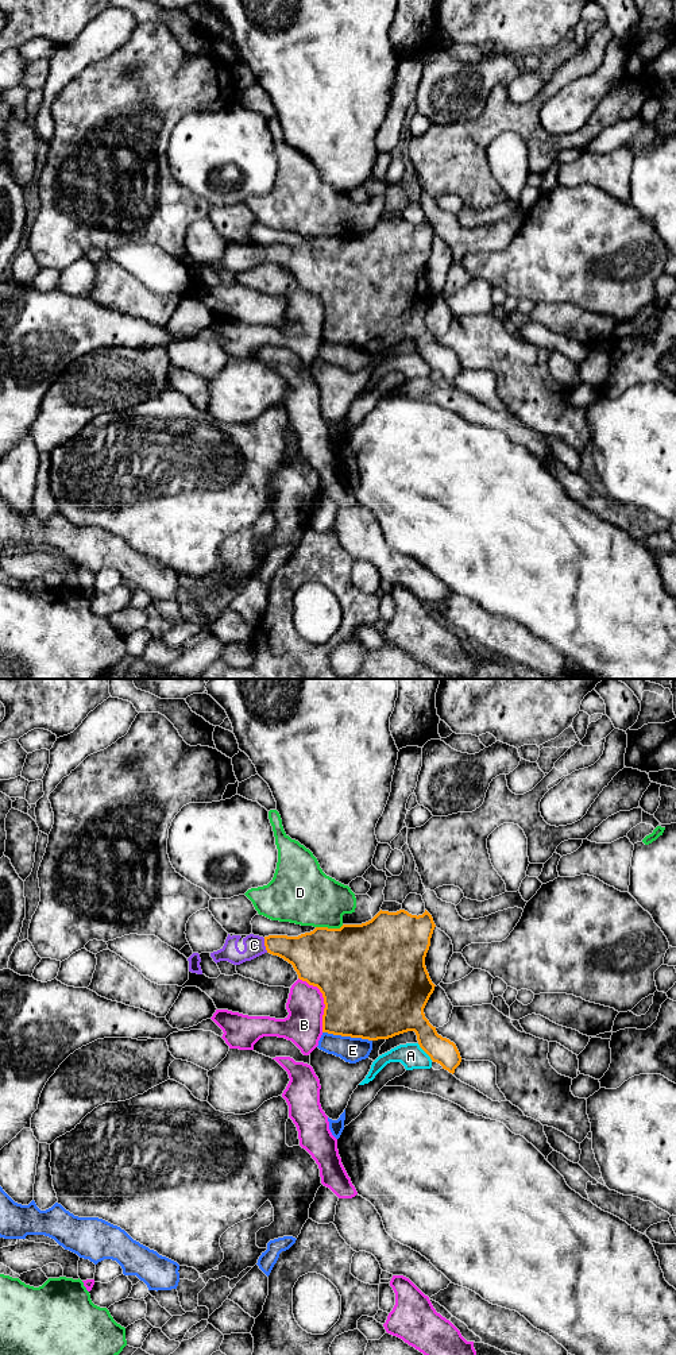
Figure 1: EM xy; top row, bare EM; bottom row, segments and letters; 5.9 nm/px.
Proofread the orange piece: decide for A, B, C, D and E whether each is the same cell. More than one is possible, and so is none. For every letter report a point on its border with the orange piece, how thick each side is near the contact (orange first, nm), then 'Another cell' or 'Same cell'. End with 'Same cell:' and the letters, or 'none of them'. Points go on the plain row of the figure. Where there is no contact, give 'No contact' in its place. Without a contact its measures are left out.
A: Touches orange at xy (424, 359). Thickness 220 nm (orange) against 150 nm. Another cell
B: Touches orange at xy (324, 309). Thickness 500 nm (orange) against 220 nm. Another cell
C: Touches orange at xy (265, 254). Thickness 220 nm (orange) against 130 nm. Same cell
D: Touches orange at xy (329, 238). Thickness 460 nm (orange) against 360 nm. Another cell
E: Touches orange at xy (347, 344). Thickness 480 nm (orange) against 150 nm. Another cell
Same cell: C

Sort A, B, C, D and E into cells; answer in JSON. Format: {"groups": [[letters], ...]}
{"groups": [["A"], ["B"], ["C"], ["D"], ["E"]]}

